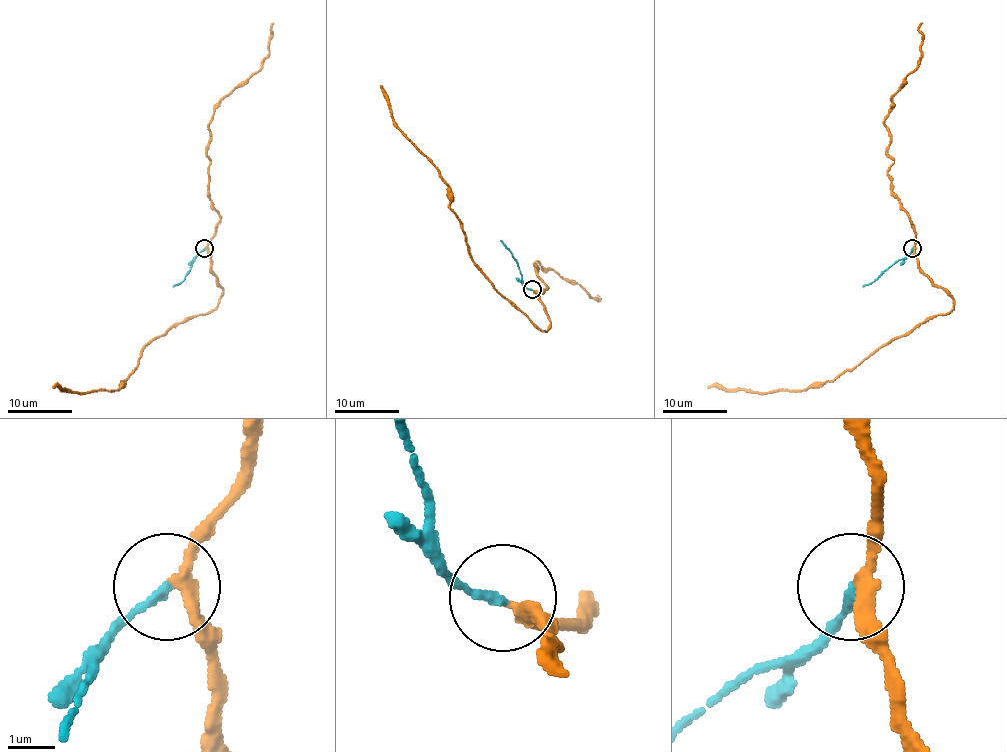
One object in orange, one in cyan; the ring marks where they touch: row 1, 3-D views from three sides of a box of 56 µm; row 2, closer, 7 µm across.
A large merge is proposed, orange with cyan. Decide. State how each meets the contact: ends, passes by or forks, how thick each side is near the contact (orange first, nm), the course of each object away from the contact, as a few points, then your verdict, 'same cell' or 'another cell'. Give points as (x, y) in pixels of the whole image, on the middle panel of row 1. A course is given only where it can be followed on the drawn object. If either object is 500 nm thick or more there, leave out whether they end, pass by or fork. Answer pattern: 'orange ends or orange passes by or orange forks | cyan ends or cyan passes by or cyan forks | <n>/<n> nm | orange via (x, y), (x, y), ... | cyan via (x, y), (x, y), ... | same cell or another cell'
orange passes by | cyan ends | 240/170 nm | orange via (531, 290), (551, 326), (546, 331), (512, 305), (472, 258), (439, 169), (397, 126), (380, 85) | cyan via (531, 289), (522, 282), (517, 260), (501, 240) | another cell

